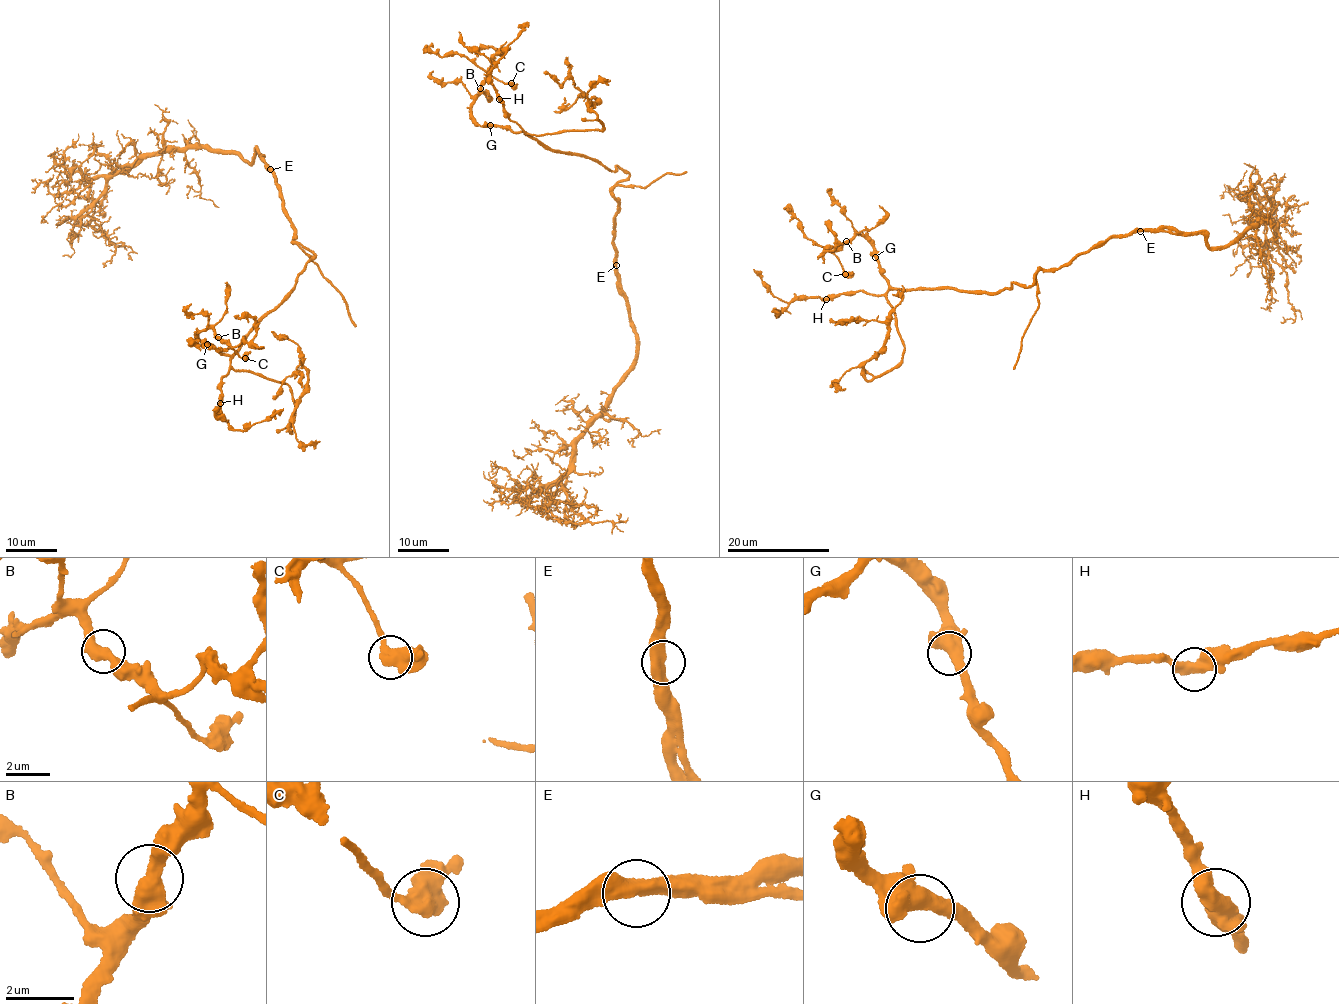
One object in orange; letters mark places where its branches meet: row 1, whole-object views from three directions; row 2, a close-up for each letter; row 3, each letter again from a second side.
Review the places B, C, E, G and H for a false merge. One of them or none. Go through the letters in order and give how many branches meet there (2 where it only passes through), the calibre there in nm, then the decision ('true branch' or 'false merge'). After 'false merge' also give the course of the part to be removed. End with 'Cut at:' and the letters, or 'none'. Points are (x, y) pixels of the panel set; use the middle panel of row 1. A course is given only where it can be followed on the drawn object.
B: 2 branches meet; 480 nm thick; true branch
C: 2 branches meet; 500 nm thick; true branch
E: 2 branches meet; 500 nm thick; true branch
G: 2 branches meet; 550 nm thick; true branch
H: 2 branches meet; 500 nm thick; true branch
Cut at: none

